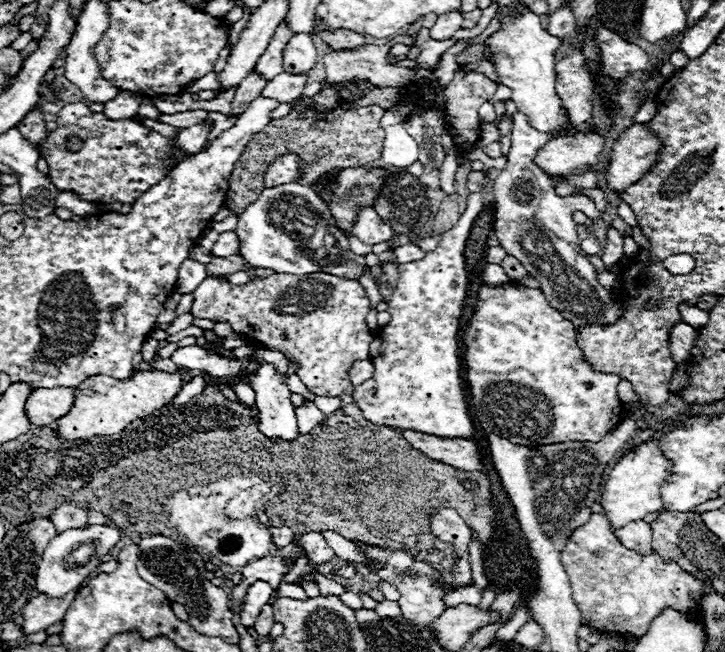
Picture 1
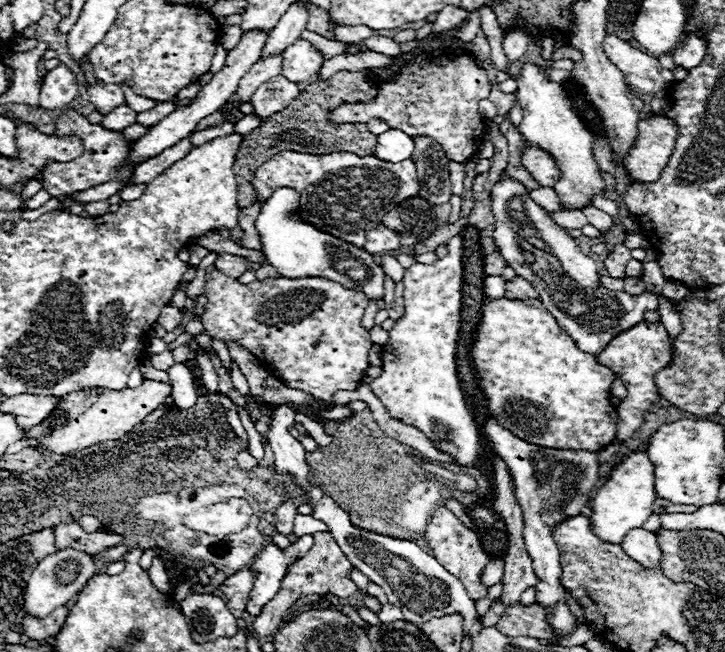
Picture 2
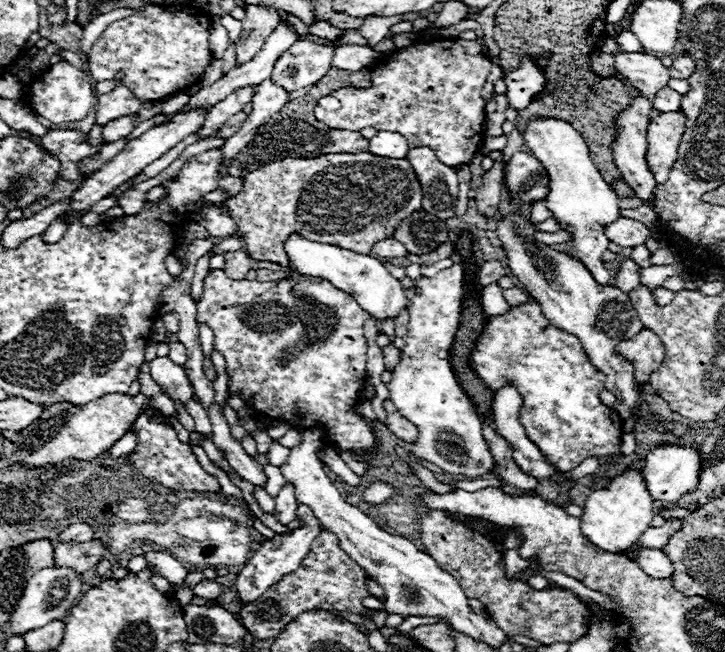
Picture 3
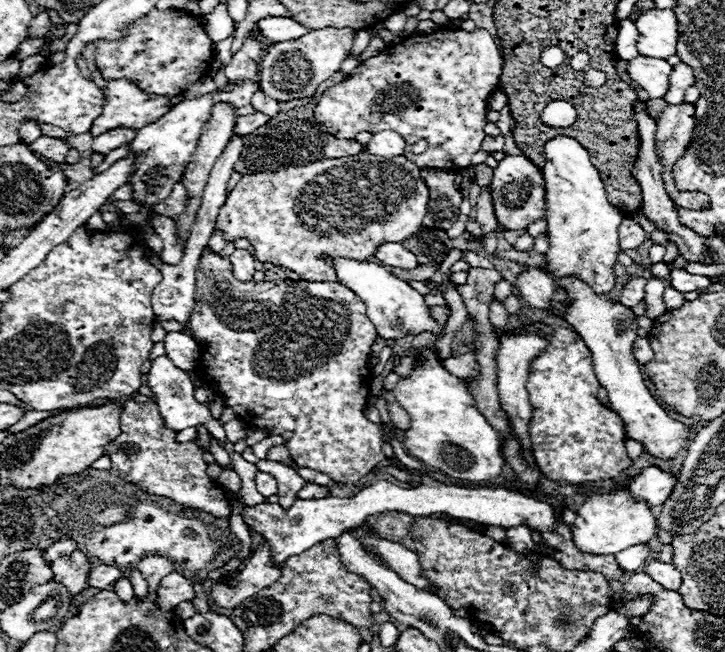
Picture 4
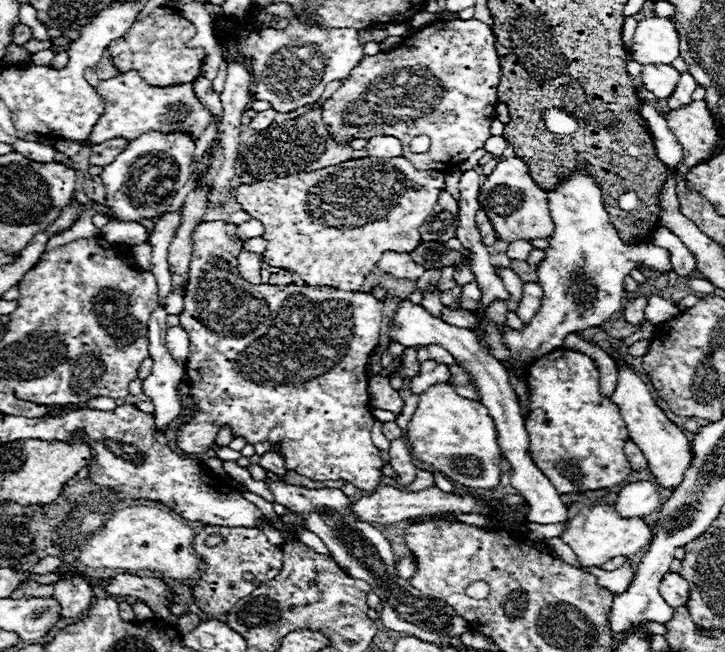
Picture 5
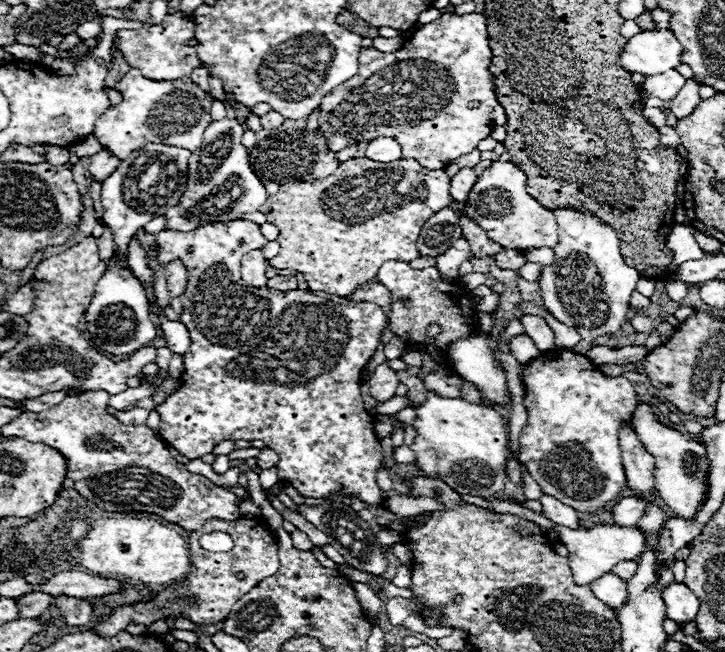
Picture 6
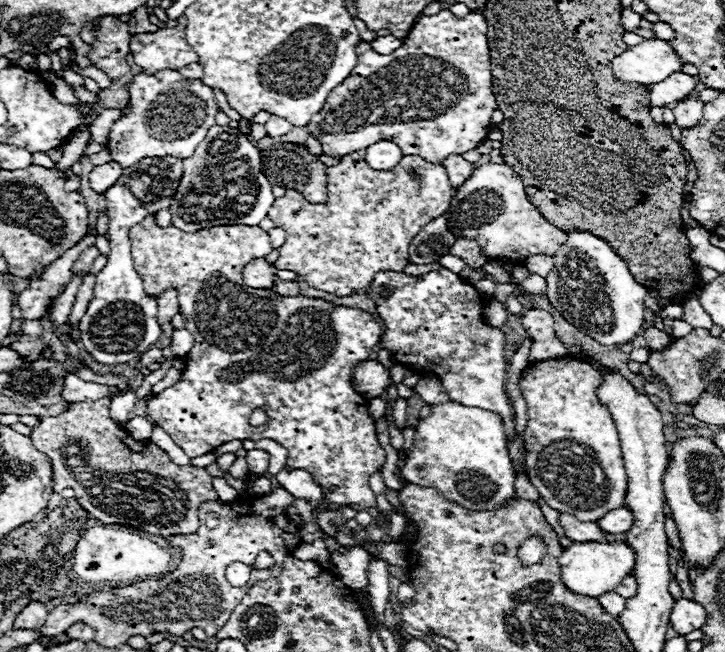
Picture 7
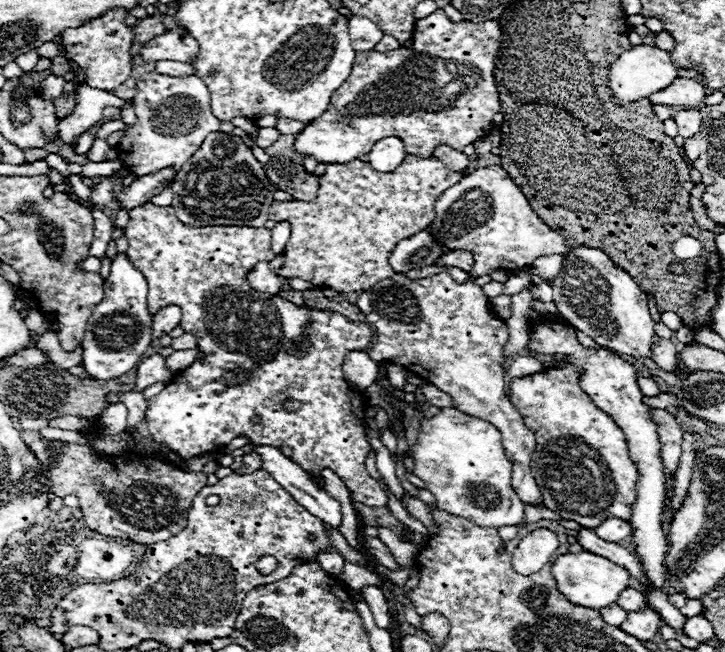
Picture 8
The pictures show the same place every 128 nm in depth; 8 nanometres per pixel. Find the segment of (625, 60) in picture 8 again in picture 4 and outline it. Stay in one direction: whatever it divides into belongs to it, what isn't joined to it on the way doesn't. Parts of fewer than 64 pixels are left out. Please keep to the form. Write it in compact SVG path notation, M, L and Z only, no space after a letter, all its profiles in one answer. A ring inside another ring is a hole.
M644 10L634 24L640 32L638 52L642 56L666 60L676 54L678 18L674 10Z

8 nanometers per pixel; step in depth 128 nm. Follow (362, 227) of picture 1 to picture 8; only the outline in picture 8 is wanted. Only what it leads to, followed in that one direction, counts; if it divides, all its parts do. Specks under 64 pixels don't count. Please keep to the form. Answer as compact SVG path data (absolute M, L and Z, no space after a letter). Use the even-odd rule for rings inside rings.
M446 270L422 280L410 280L404 274L394 274L386 280L376 282L376 286L364 290L354 304L366 316L366 322L376 332L376 342L368 350L368 356L374 362L388 360L388 362L400 364L406 370L418 374L420 378L426 378L426 382L446 392L454 400L458 410L462 410L464 414L482 418L492 426L496 426L502 434L502 446L508 454L508 460L512 462L512 488L516 490L518 498L524 504L542 504L544 502L542 492L530 468L530 454L536 446L536 440L534 440L534 434L524 426L520 412L510 404L506 396L506 386L504 386L506 370L504 370L502 350L508 340L508 326L500 318L492 316L488 308L488 298L484 296L482 288L476 286L474 282L456 284Z

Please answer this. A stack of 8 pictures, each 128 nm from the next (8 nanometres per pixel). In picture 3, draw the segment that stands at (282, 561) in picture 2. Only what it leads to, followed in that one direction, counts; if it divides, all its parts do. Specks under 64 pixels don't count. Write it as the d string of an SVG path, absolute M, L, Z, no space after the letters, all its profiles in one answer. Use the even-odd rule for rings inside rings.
M300 504L296 510L296 518L302 522L300 528L294 528L290 534L274 534L274 538L270 538L268 542L264 542L256 554L246 562L246 566L242 568L242 572L236 576L236 580L232 582L234 590L238 590L242 602L252 602L256 600L260 594L264 594L274 582L278 582L284 574L290 574L292 570L296 570L302 562L302 558L306 556L306 552L310 550L312 542L316 540L316 536L320 532L324 532L324 526L320 524L320 520L314 516L312 508L308 508L306 504Z

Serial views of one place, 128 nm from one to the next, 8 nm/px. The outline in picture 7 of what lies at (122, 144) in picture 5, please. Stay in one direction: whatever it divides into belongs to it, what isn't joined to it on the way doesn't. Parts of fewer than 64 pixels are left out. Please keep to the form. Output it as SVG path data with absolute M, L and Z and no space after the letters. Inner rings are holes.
M116 162L104 164L104 166L96 166L90 172L90 188L98 194L104 194L110 186L116 184L116 180L122 176L122 168Z

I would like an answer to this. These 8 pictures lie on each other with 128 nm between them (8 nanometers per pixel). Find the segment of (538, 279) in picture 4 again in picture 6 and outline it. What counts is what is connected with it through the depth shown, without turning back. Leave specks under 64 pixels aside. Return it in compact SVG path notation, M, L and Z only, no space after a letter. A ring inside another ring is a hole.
M522 316L522 326L526 336L530 336L536 344L536 348L540 352L548 352L548 350L556 350L556 342L554 342L554 332L548 326L544 318L540 316Z

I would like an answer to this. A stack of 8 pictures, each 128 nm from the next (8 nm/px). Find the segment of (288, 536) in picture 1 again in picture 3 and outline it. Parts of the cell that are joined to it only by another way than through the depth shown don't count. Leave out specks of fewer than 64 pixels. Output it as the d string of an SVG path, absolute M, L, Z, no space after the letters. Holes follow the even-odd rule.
M286 482L280 494L276 496L276 520L280 520L282 524L292 522L296 518L296 508L298 508L298 502L294 498L294 484Z

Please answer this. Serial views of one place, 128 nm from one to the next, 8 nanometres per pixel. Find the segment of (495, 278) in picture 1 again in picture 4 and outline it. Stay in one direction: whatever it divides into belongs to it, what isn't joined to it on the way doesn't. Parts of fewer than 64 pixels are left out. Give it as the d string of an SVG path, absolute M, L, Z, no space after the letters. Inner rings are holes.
M496 300L490 306L490 322L496 328L500 344L502 344L500 350L498 350L498 356L496 356L500 406L512 418L514 430L516 430L516 434L522 440L522 446L524 446L524 452L528 454L528 460L534 462L532 450L530 450L530 438L528 438L528 422L532 418L532 404L530 404L530 396L528 396L528 390L526 390L526 380L528 380L528 374L530 374L530 362L548 346L548 338L542 338L542 336L530 334L530 332L514 334L514 330L508 328L508 313L504 310L504 306L500 302L496 302Z

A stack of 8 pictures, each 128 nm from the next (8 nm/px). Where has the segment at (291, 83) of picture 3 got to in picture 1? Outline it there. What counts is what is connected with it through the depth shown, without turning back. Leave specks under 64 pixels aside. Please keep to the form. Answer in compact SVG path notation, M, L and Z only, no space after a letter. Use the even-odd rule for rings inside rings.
M294 34L284 48L282 66L288 74L304 74L310 72L316 64L318 52L312 42L312 34Z

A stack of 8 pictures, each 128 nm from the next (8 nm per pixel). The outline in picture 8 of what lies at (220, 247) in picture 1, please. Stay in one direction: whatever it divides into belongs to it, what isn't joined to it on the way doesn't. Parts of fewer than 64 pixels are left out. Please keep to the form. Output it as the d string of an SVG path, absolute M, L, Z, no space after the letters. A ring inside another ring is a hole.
M408 154L408 158L404 158L404 162L390 174L380 174L370 164L360 160L348 166L328 166L326 174L319 177L318 196L314 202L292 200L272 204L270 220L288 220L292 224L292 234L284 248L284 266L282 270L276 270L276 274L284 278L302 278L318 288L332 288L338 292L368 290L368 286L374 286L394 274L388 264L388 256L396 242L424 230L434 218L436 198L464 176L464 172L446 168L444 162L434 156L420 158L416 154Z

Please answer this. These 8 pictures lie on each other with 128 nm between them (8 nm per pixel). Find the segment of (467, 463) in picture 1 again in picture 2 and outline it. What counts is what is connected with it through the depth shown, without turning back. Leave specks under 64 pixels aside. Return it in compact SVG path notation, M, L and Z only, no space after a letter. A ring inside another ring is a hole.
M368 396L366 402L368 402L372 414L376 416L376 422L378 422L380 428L384 430L384 434L388 434L390 438L394 438L394 440L398 440L398 442L402 442L402 444L418 450L422 456L426 456L426 458L430 458L430 460L454 464L446 454L442 454L440 450L436 450L434 444L432 444L420 430L416 430L414 426L408 426L408 424L392 418L376 396ZM380 406L382 406L382 408L380 408ZM376 408L378 408L378 410L376 410ZM378 414L380 414L380 416L378 416Z

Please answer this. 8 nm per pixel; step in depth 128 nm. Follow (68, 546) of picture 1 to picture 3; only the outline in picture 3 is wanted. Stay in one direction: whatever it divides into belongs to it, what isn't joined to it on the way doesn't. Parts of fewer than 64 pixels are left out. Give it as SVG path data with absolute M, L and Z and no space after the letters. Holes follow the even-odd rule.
M48 568L48 570L38 570L32 580L28 580L28 586L24 588L24 594L20 598L20 604L16 606L16 610L12 612L10 616L10 630L12 634L16 636L22 636L26 634L28 630L34 630L34 628L42 628L54 620L64 620L68 610L76 604L76 598L80 598L80 588L82 588L82 582L80 582L80 576L74 572L74 570L68 570L68 568ZM66 580L66 588L60 588L56 590L56 584L64 584Z

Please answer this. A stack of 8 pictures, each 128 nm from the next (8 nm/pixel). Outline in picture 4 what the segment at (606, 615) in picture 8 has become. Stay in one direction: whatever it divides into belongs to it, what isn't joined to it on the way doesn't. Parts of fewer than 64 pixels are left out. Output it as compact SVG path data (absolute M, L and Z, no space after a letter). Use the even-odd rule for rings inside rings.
M630 546L628 550L616 554L616 560L620 562L622 570L632 574L632 572L640 572L644 568L644 562L650 554L650 548L648 546Z

